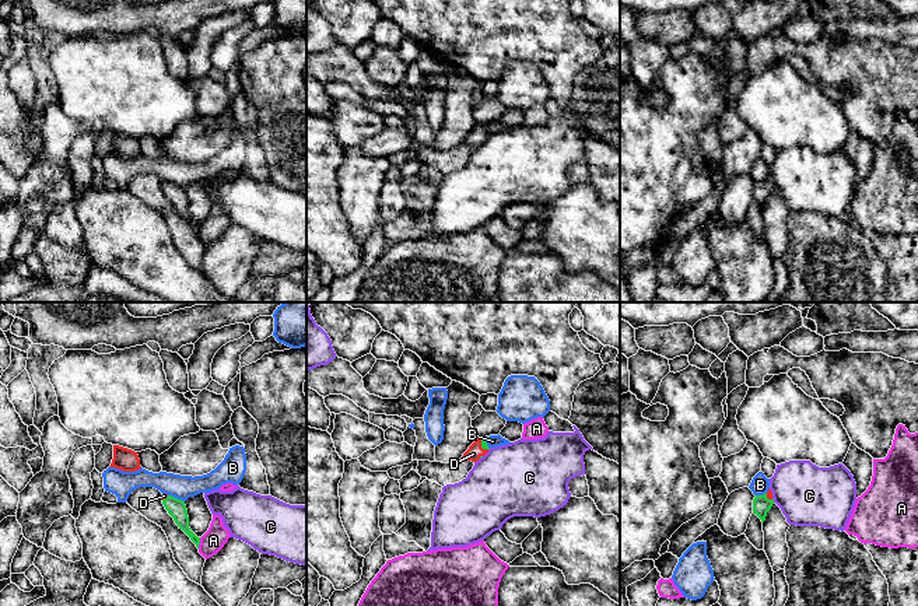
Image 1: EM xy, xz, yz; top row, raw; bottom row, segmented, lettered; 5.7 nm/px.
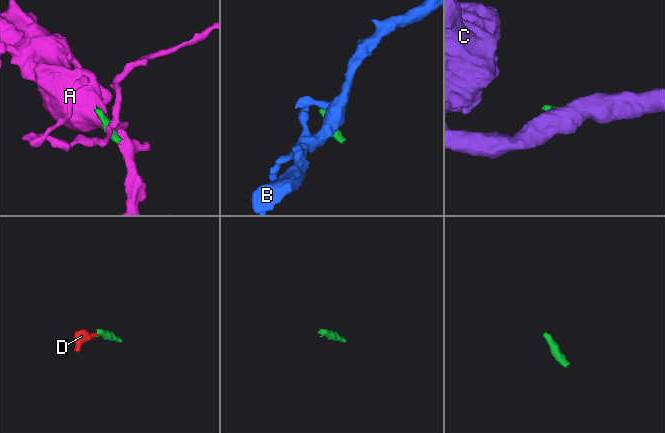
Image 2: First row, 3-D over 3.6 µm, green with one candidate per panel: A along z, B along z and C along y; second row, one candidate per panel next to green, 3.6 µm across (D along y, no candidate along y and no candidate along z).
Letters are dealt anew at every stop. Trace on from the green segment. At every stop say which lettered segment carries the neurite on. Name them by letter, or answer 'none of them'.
D

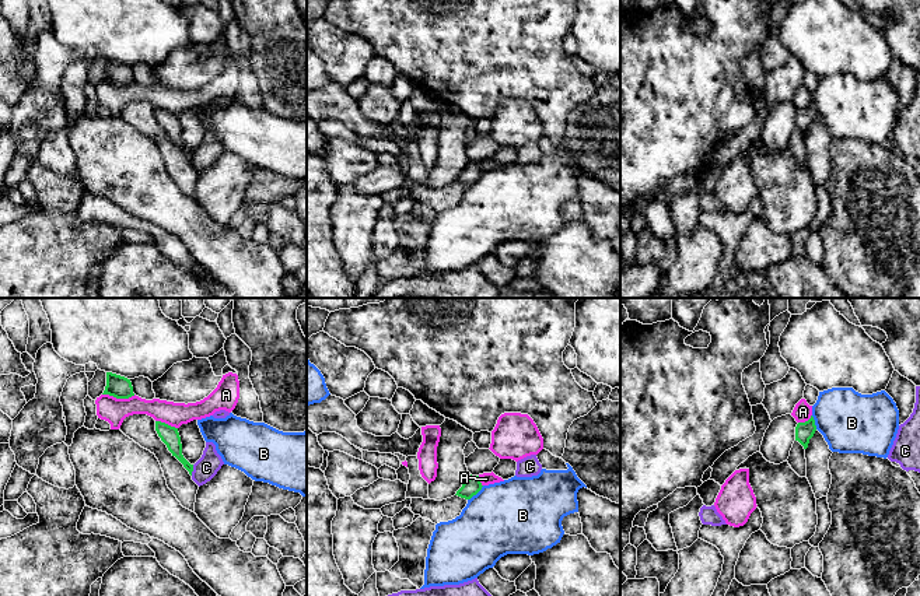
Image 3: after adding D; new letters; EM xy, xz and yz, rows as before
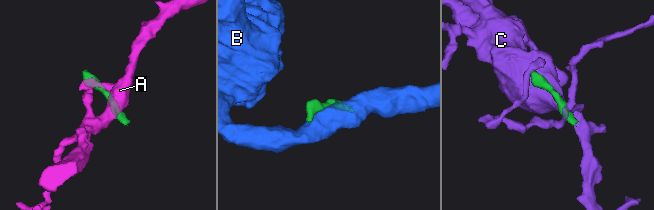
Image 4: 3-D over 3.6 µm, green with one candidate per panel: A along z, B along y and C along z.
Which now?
none of them

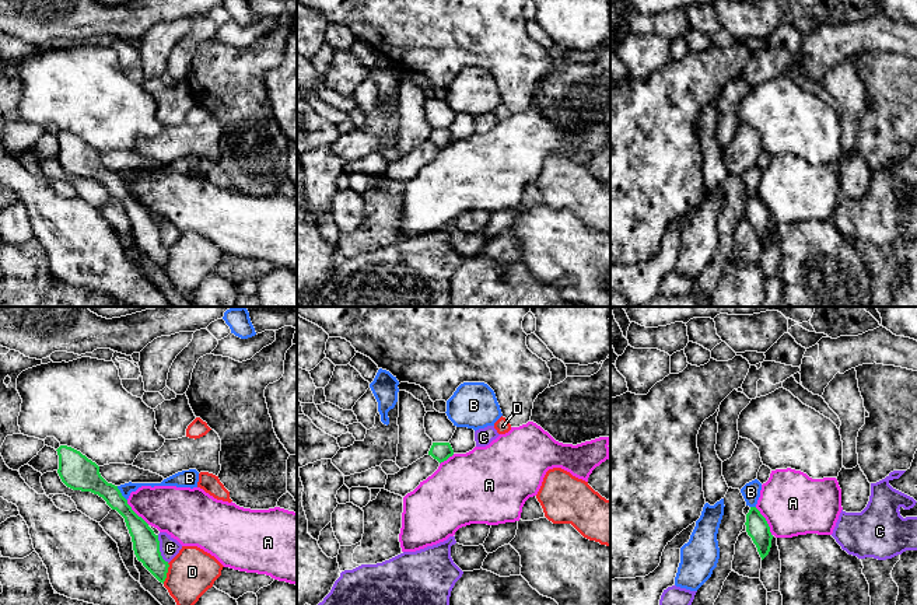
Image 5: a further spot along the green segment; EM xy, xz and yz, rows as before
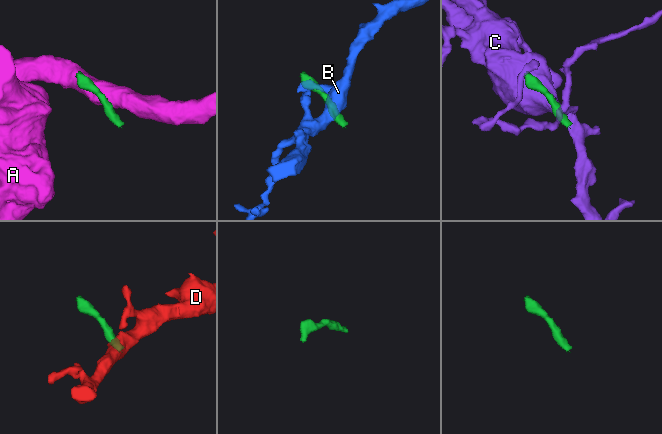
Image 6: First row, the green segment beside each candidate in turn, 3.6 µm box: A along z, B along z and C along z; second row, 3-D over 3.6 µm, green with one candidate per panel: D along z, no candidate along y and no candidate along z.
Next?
none of them

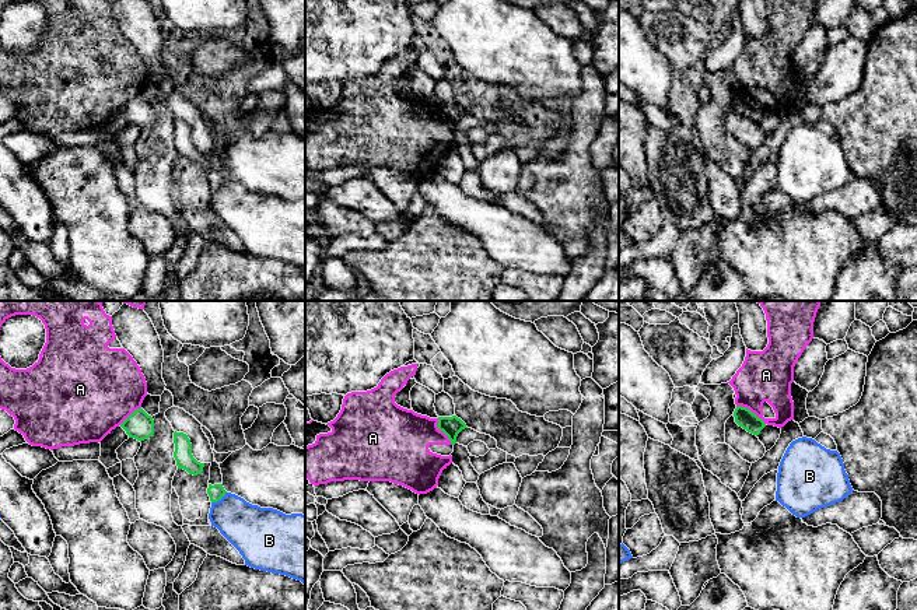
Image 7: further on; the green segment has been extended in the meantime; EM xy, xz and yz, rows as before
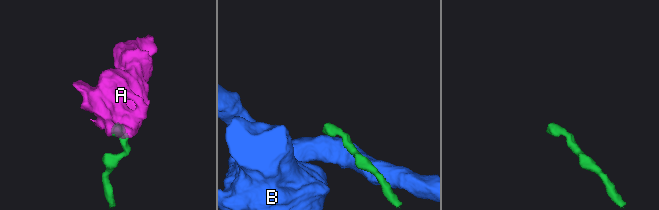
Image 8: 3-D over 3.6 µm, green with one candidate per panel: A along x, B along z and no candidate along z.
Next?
none of them

